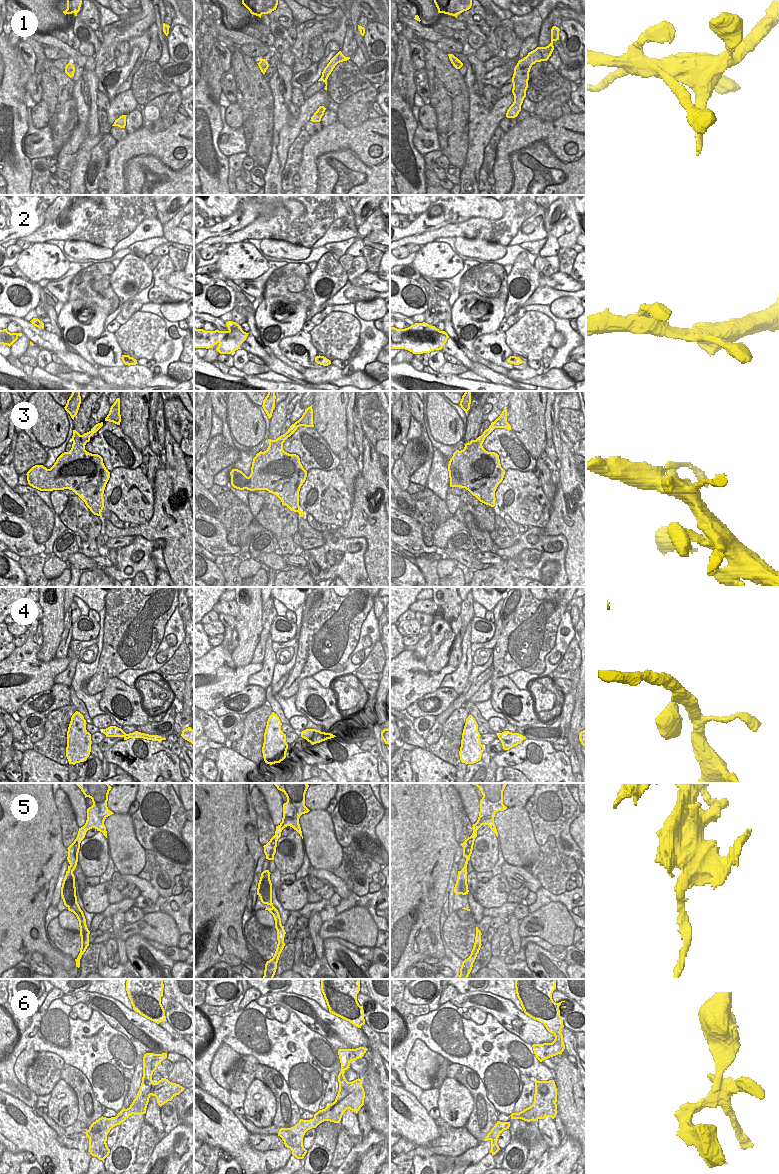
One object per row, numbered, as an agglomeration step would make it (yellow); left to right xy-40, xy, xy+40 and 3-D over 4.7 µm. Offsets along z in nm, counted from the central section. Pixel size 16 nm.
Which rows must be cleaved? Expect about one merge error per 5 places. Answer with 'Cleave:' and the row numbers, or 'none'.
Cleave: 5

